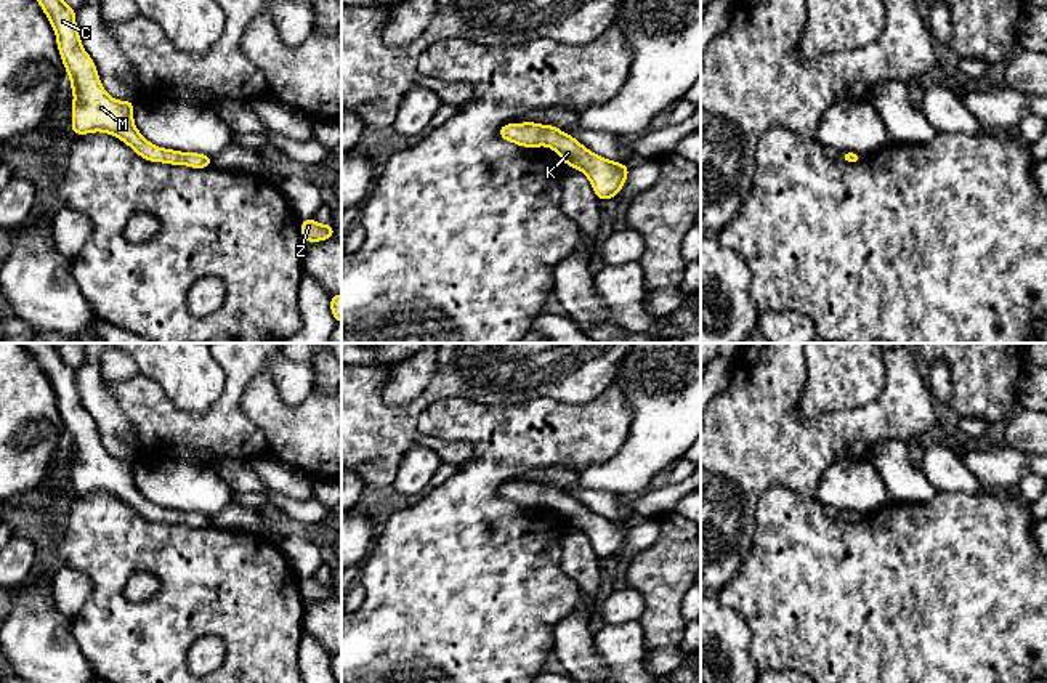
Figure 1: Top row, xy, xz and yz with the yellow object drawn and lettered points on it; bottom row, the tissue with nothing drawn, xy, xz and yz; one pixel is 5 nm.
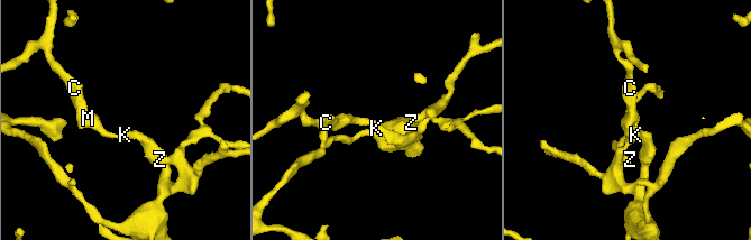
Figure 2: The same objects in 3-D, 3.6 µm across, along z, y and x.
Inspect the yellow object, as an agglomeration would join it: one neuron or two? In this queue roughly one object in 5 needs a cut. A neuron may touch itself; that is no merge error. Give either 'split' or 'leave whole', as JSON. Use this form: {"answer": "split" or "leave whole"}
{"answer": "leave whole"}

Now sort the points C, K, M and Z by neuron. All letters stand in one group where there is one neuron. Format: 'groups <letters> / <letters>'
groups C K M Z

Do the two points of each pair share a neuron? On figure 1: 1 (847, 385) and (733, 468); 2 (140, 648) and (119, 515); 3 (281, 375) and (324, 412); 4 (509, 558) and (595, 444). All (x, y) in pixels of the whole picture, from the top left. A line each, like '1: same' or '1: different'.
1: different
2: same
3: different
4: same

